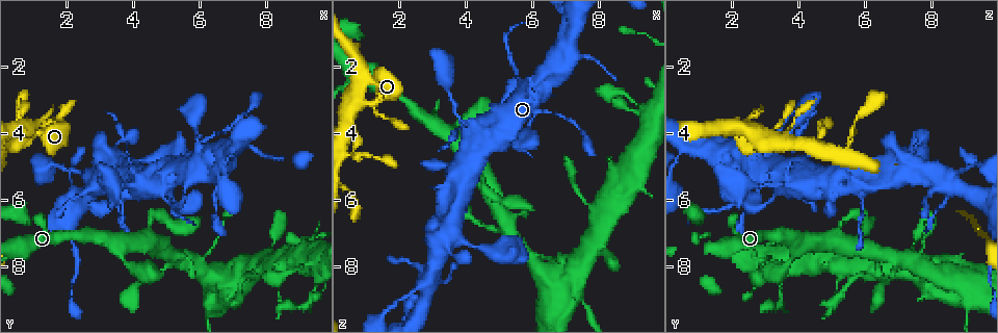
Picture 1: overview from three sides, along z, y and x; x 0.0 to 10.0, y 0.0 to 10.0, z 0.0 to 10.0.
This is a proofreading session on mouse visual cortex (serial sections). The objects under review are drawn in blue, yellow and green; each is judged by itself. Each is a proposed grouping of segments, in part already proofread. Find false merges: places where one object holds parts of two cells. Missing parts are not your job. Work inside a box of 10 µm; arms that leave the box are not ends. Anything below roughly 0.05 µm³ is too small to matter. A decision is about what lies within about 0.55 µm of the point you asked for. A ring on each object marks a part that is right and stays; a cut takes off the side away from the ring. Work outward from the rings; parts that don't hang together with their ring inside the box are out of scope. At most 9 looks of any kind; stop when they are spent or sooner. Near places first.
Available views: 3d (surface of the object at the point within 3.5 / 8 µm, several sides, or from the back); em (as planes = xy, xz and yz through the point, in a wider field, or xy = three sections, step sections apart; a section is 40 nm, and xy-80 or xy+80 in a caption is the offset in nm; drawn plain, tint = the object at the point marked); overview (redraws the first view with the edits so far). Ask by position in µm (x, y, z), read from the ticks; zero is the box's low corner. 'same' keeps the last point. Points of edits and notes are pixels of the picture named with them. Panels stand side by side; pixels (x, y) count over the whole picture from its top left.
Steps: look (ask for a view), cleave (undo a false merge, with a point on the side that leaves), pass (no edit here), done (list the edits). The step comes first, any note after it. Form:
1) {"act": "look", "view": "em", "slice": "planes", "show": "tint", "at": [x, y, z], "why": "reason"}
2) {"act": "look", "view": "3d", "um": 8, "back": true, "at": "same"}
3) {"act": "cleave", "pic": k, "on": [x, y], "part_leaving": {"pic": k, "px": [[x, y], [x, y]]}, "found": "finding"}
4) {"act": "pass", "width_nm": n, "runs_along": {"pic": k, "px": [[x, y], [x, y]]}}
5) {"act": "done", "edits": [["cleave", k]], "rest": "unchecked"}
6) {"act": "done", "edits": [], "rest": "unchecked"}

{"act": "look", "view": "3d", "um": 8, "at": [6.50, 8.35, 8.35], "why": "abrupt turn"}

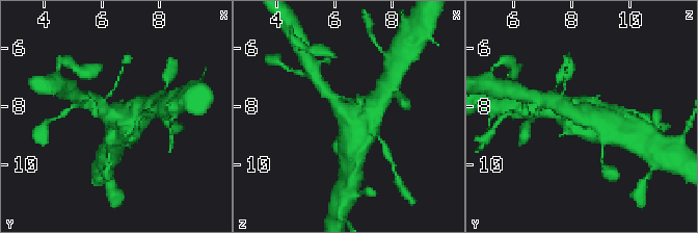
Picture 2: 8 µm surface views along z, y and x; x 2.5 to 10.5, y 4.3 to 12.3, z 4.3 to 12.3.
{"act": "look", "view": "em", "slice": "xy", "step": 2, "show": "tint", "at": "same", "why": "need the tissue"}

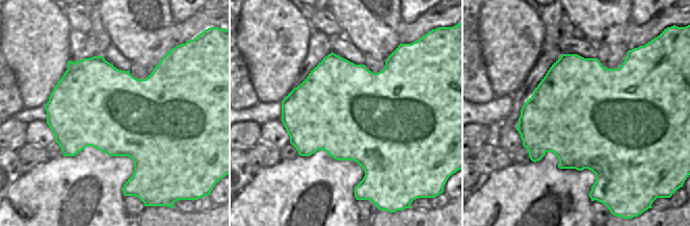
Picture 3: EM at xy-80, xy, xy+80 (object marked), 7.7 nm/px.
{"act": "pass", "runs_along": {"pic": 2, "px": [[337, 104], [359, 117], [381, 98]]}, "found": "continuous, no second cell"}

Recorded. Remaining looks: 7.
{"act": "look", "view": "3d", "um": 3.5, "back": true, "at": [2.70, 5.25, 8.55], "why": "thin arm on a thick one"}

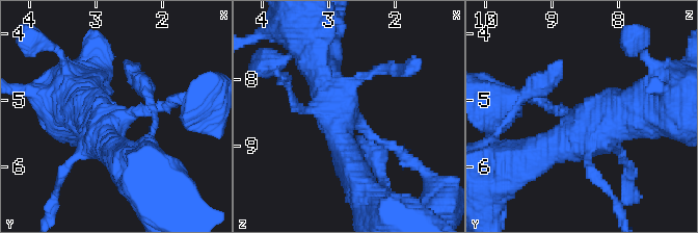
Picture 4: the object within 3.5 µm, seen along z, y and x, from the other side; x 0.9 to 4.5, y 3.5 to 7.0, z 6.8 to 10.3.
{"act": "look", "view": "em", "slice": "xy", "step": 1, "show": "tint", "at": [2.75, 5.35, 8.65], "why": "need the tissue"}

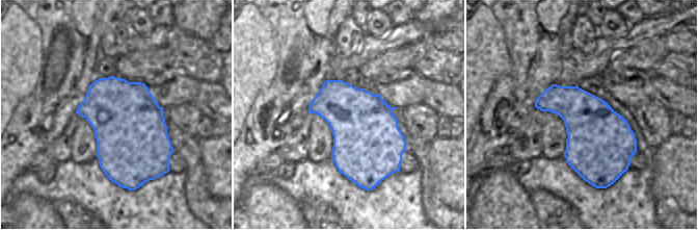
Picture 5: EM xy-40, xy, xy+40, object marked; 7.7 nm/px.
{"act": "pass", "found": "continuous, no second cell"}

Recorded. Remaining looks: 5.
{"act": "look", "view": "3d", "um": 3.5, "at": [0.85, 3.80, 4.65], "why": "a narrow waist"}

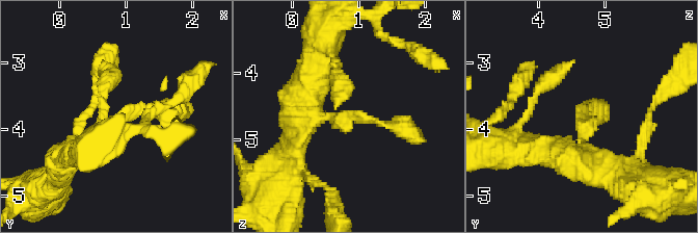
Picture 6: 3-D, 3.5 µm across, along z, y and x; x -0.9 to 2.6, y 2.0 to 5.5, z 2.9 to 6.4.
{"act": "pass", "runs_along": {"pic": 6, "px": [[68, 155], [134, 110], [182, 110]]}, "found": "all the same cell"}

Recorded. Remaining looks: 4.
{"act": "look", "view": "em", "slice": "xy", "step": 1, "show": "tint", "at": [6.05, 4.15, 3.60], "why": "three-way junction"}

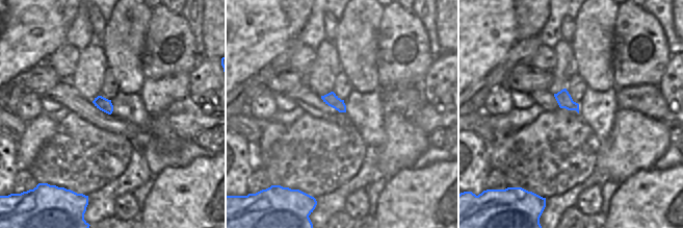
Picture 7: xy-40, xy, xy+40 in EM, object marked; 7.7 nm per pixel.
{"act": "look", "view": "3d", "um": 3.5, "at": "same", "why": "wider look"}

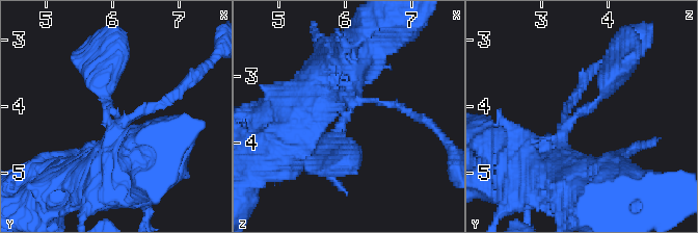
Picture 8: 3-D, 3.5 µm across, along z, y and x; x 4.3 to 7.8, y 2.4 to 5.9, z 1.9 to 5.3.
{"act": "pass", "arms": 3, "arm_widths_nm": [100, 300, 350], "runs_along": {"pic": 8, "px": [[564, 177], [561, 132], [607, 91], [622, 58]]}, "found": "all the same cell"}

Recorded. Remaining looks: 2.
{"act": "done", "edits": [], "rest": "unchecked"}

